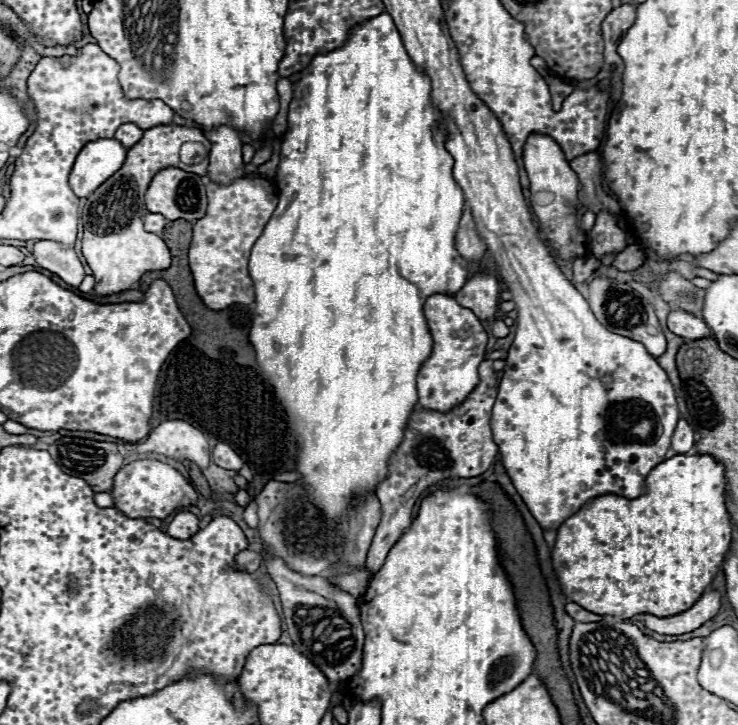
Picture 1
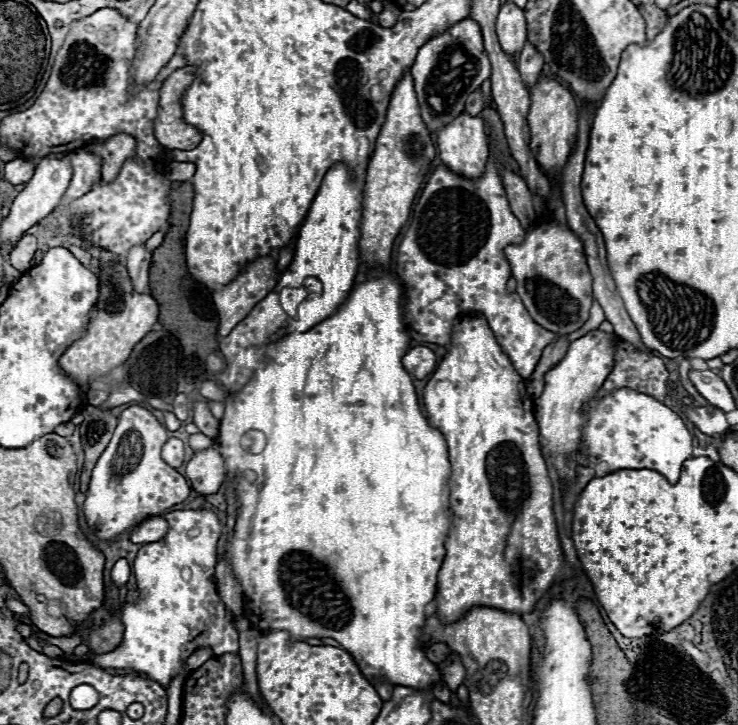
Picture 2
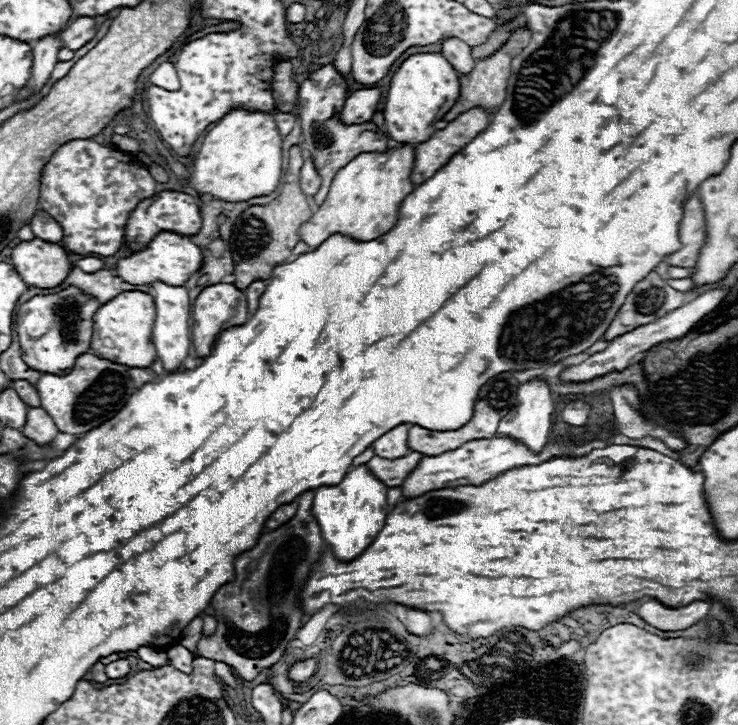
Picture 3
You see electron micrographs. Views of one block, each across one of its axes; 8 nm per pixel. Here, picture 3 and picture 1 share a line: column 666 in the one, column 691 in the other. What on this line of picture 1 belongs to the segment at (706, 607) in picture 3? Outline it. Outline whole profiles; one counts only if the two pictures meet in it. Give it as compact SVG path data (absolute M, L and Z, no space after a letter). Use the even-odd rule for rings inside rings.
M708 590L702 594L702 598L686 612L668 616L668 618L658 618L652 614L640 614L638 618L654 632L658 634L686 634L696 628L700 628L704 622L712 620L720 610L720 592L718 590Z

